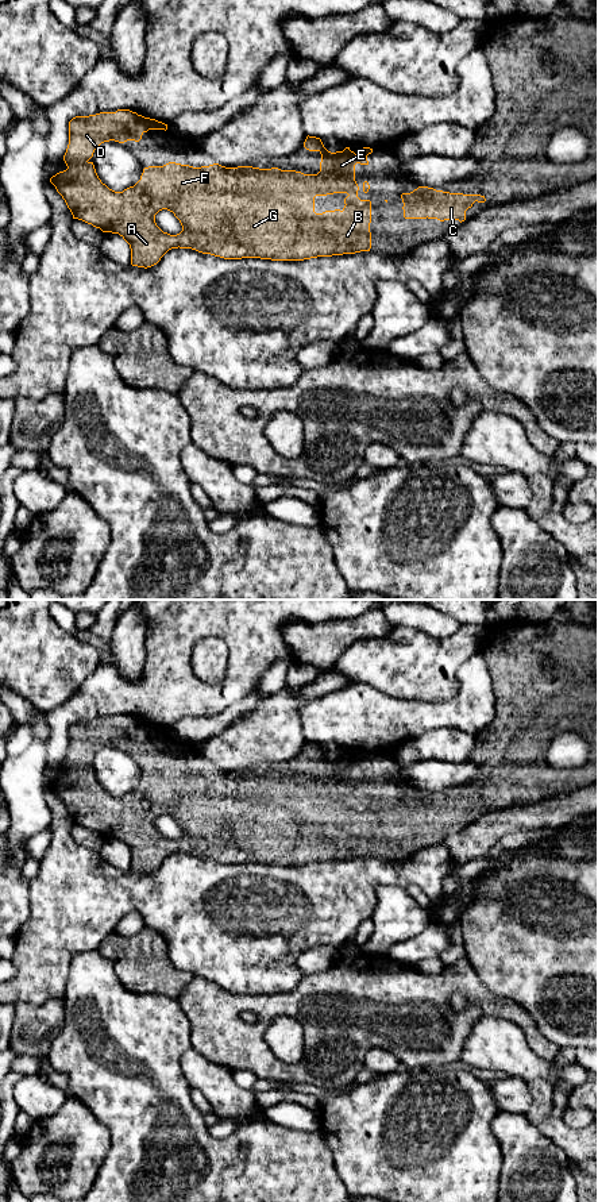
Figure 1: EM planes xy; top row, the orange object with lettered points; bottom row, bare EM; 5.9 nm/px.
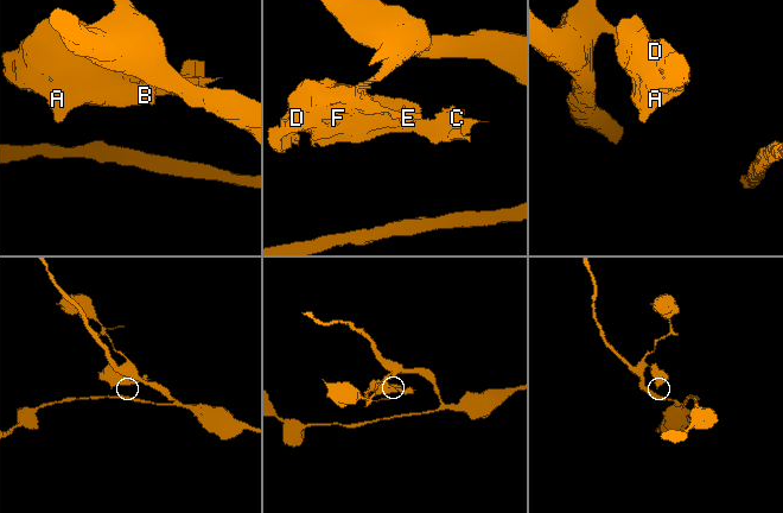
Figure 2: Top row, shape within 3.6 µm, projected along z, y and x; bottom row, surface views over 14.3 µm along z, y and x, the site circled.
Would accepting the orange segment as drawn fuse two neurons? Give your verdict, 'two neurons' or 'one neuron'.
one neuron

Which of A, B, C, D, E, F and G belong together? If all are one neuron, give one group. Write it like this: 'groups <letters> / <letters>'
groups A B C D E F G

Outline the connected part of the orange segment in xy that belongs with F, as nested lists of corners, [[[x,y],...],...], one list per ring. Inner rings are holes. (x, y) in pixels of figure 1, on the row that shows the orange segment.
[[[130,109],[116,112],[100,112],[89,116],[76,116],[69,122],[69,145],[63,155],[66,170],[50,178],[57,192],[65,200],[73,219],[82,220],[100,228],[103,232],[119,234],[131,249],[131,265],[138,267],[151,267],[171,249],[192,249],[202,254],[211,254],[224,259],[261,258],[271,261],[304,261],[317,257],[332,257],[370,251],[371,249],[371,201],[358,197],[359,186],[355,181],[355,165],[369,165],[367,155],[373,149],[363,147],[355,154],[346,147],[343,151],[328,151],[321,139],[306,136],[304,147],[321,154],[320,172],[317,174],[304,174],[296,170],[281,170],[278,167],[259,169],[252,166],[225,167],[219,163],[193,167],[169,162],[163,166],[148,166],[143,169],[140,180],[123,192],[109,189],[99,178],[93,162],[94,150],[104,142],[127,140],[139,142],[148,130],[167,130],[167,124],[155,119],[144,117]],[[333,193],[347,193],[344,208],[315,212],[315,197]],[[167,209],[174,213],[182,226],[177,235],[163,232],[155,223],[155,215]]]

